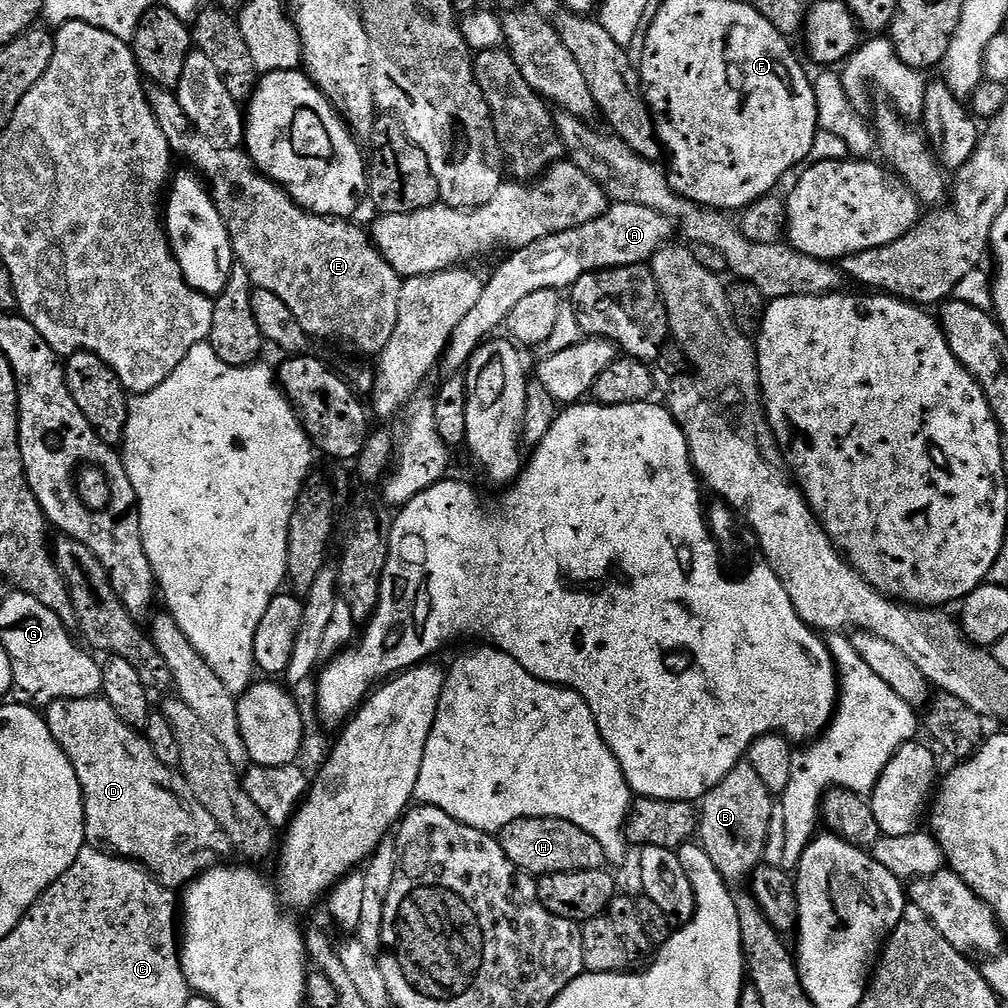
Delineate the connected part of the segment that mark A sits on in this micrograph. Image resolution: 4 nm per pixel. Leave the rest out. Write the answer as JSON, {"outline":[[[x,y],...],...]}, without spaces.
{"outline":[[[612,204],[607,212],[603,212],[603,214],[601,214],[598,218],[594,218],[593,220],[591,220],[590,222],[586,222],[582,226],[578,226],[577,228],[571,228],[570,230],[566,230],[565,232],[559,232],[558,234],[554,234],[553,236],[547,236],[546,238],[542,238],[538,242],[534,242],[530,246],[515,249],[515,251],[513,251],[511,254],[505,255],[508,257],[506,257],[505,260],[497,266],[496,273],[494,273],[492,277],[487,277],[487,279],[484,280],[482,298],[478,298],[478,303],[470,309],[470,314],[466,314],[466,318],[462,318],[462,322],[458,322],[458,330],[454,330],[454,334],[452,335],[452,337],[450,338],[450,342],[448,343],[448,349],[444,351],[442,368],[445,368],[445,373],[463,373],[465,369],[467,369],[470,358],[473,356],[473,354],[475,354],[477,348],[479,348],[485,340],[489,339],[489,337],[491,337],[493,333],[495,333],[492,331],[494,331],[495,328],[499,326],[499,324],[501,327],[501,325],[503,325],[505,321],[507,321],[510,310],[514,310],[514,306],[518,306],[518,302],[522,302],[522,298],[527,298],[529,294],[534,294],[534,290],[550,290],[551,288],[555,288],[557,290],[568,290],[571,289],[571,286],[574,282],[578,282],[578,278],[582,278],[582,274],[601,272],[604,268],[617,268],[618,266],[630,266],[631,264],[648,264],[652,256],[655,255],[655,253],[659,251],[660,248],[667,245],[669,241],[673,239],[671,238],[672,228],[674,232],[673,221],[667,220],[662,214],[658,212],[658,210],[650,210],[646,206]]]}

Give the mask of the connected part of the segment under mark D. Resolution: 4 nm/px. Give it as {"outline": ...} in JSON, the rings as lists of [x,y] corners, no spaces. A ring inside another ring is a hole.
{"outline":[[[100,696],[59,700],[47,705],[46,719],[50,734],[54,734],[54,742],[58,742],[58,746],[64,751],[66,758],[70,758],[70,762],[74,766],[74,774],[78,774],[78,782],[84,795],[84,838],[87,847],[96,848],[100,852],[110,852],[113,856],[119,856],[143,866],[161,886],[169,890],[183,889],[191,884],[193,880],[197,880],[204,872],[209,872],[212,868],[217,867],[223,861],[220,859],[227,852],[230,852],[230,845],[222,826],[218,826],[218,822],[214,822],[214,818],[210,818],[208,811],[200,805],[198,798],[194,798],[194,794],[190,794],[190,786],[186,783],[184,777],[180,775],[177,769],[168,768],[158,760],[145,737],[137,729],[126,726],[126,722],[122,722],[122,718],[118,718],[114,706],[110,706],[108,700]]]}

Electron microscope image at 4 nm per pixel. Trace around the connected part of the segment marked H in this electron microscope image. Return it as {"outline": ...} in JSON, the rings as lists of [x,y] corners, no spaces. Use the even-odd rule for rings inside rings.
{"outline":[[[545,816],[518,818],[499,832],[498,839],[506,858],[510,858],[514,866],[518,866],[533,878],[578,870],[598,870],[604,868],[606,864],[598,838],[586,834],[582,826],[574,826],[574,822],[558,818]]]}

